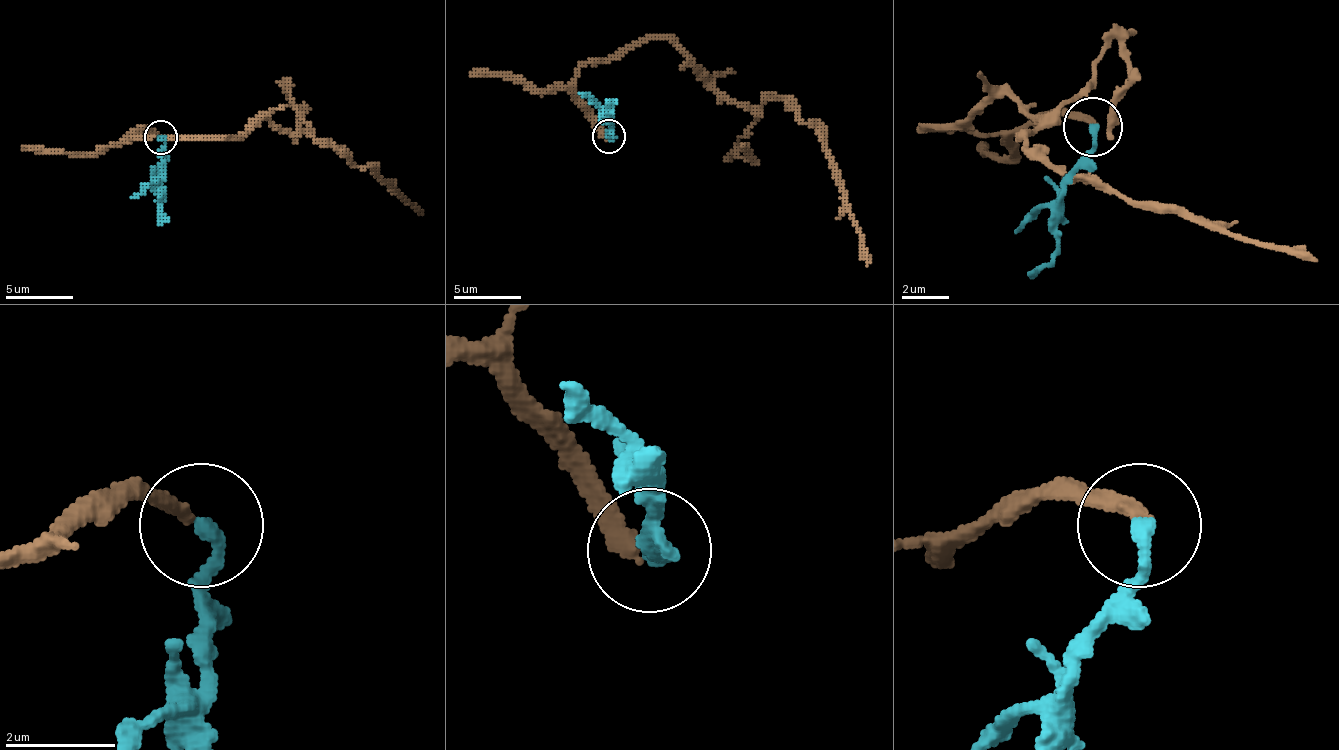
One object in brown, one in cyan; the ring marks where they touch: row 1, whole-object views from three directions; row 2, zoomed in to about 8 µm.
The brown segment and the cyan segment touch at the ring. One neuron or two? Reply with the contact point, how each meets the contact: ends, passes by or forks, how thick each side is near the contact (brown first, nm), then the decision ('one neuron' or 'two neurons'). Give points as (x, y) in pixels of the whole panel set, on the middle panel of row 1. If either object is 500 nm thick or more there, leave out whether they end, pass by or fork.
place (608, 136); brown ends; cyan ends; calibres 320 and 280 nm; two neurons

